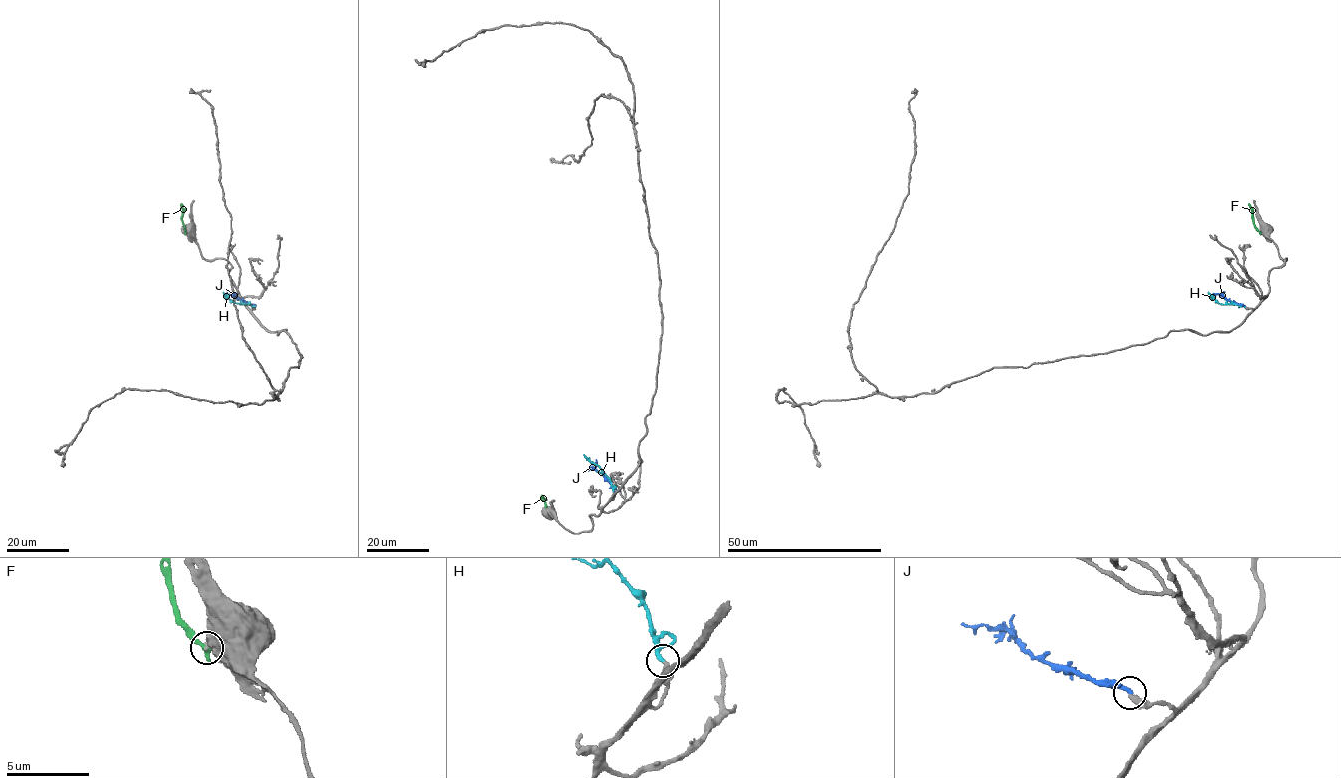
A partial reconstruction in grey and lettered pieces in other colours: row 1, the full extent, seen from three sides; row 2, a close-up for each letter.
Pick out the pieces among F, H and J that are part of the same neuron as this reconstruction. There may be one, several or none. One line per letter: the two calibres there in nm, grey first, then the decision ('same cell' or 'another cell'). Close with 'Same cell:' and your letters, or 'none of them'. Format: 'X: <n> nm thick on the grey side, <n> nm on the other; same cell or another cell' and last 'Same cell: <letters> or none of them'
F: 950 nm thick on the grey side, 400 nm on the other; another cell
H: 400 nm thick on the grey side, 200 nm on the other; same cell
J: 400 nm thick on the grey side, 320 nm on the other; another cell
Same cell: H

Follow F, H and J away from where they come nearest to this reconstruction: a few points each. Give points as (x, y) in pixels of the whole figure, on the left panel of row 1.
F: (185, 232), (180, 203)
H: (253, 306), (232, 302), (223, 292)
J: (253, 306), (235, 293)

